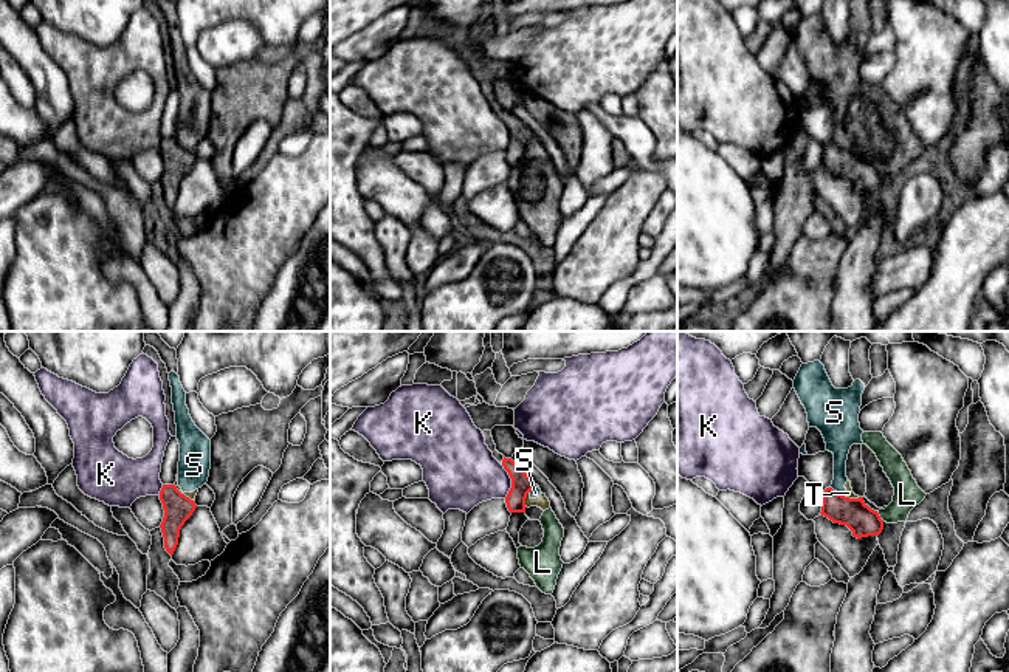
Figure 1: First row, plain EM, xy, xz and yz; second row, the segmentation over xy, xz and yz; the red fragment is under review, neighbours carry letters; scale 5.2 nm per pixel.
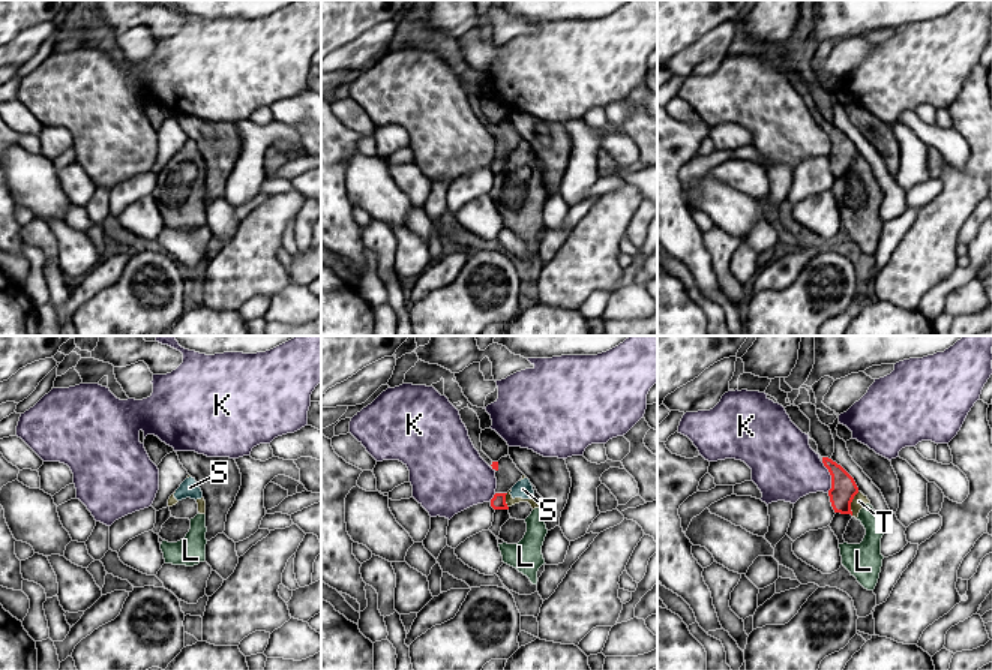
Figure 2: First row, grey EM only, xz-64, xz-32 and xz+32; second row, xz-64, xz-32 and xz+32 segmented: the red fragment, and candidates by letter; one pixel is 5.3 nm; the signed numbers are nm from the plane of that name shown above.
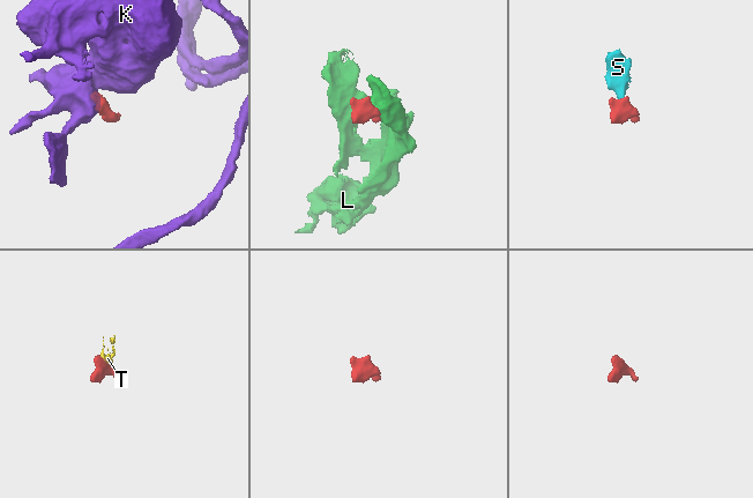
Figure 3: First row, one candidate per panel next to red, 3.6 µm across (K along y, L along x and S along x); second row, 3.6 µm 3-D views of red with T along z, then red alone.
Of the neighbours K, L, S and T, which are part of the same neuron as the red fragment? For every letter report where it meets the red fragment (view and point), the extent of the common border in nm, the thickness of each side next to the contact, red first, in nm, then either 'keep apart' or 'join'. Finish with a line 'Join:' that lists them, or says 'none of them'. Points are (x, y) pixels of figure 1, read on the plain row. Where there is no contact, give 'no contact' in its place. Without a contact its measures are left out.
K: xz (512, 135) | 180 nm | 110/340 nm | keep apart
L: yz (879, 169) | 70 nm | 160/140 nm | keep apart
S: yz (833, 143) | 50 nm | 160/130 nm | keep apart
T: yz (848, 150) | 120 nm | 160/50 nm | keep apart
Join: none of them

